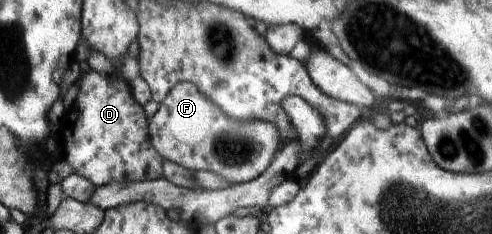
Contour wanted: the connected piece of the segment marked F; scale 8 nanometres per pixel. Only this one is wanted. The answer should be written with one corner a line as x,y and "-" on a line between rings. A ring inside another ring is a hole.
186,80
178,83
176,87
171,89
170,93
166,97
163,97
155,115
149,120
149,136
154,149
156,149
162,158
168,159
168,161
174,161
174,163
178,163
178,165
182,165
182,167
190,169
191,172
196,170
206,170
214,172
216,175
221,175
231,184
243,184
255,180
258,176
262,176
269,168
268,165
272,165
272,159
276,157
276,151
278,151
278,137
280,137
280,133
278,133
278,127
274,125
274,122
266,120
250,120
245,122
229,116
227,113
224,113
224,110
220,109
208,96
201,93
200,89
197,88
197,85
194,82

